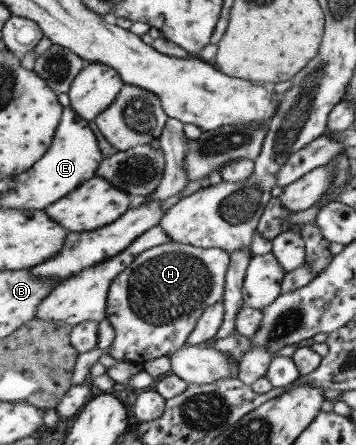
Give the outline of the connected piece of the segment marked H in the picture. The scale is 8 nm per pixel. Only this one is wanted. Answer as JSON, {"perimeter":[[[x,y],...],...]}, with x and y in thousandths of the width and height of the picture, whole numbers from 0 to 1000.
{"perimeter":[[[480,542],[402,566],[331,627],[312,638],[301,679],[301,717],[326,753],[306,780],[306,798],[334,811],[410,820],[424,809],[483,800],[525,771],[525,760],[593,688],[612,683],[632,658],[632,622],[649,573],[621,557],[562,557],[537,548]]]}

